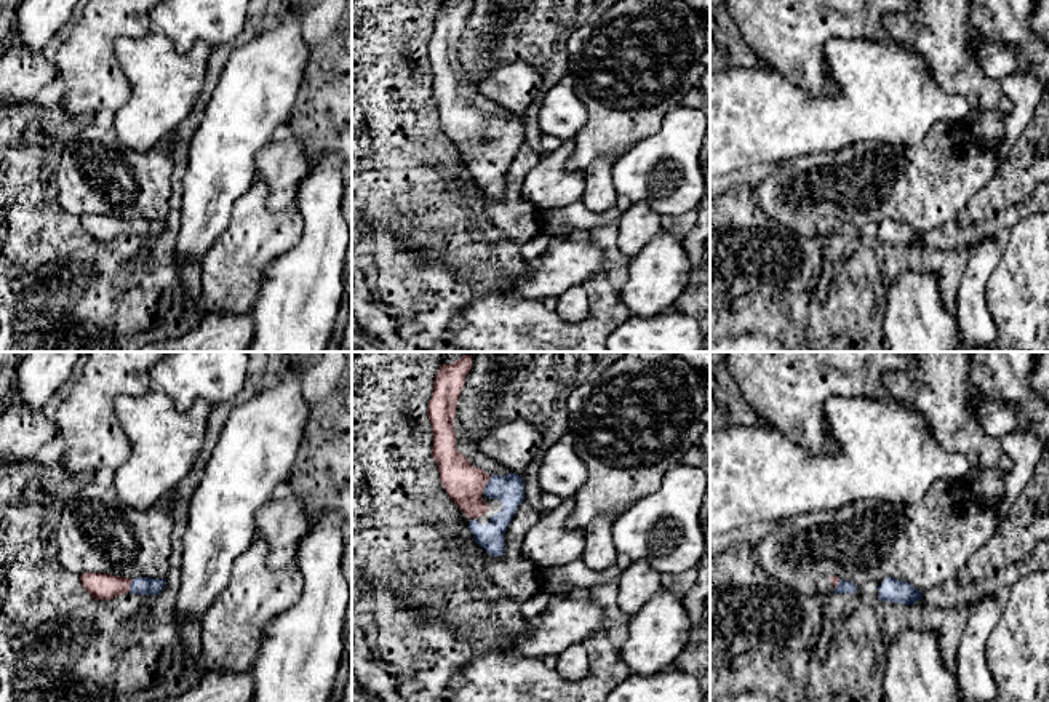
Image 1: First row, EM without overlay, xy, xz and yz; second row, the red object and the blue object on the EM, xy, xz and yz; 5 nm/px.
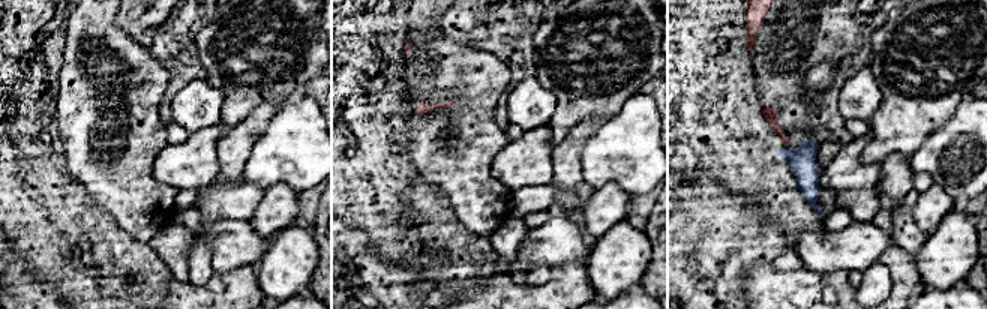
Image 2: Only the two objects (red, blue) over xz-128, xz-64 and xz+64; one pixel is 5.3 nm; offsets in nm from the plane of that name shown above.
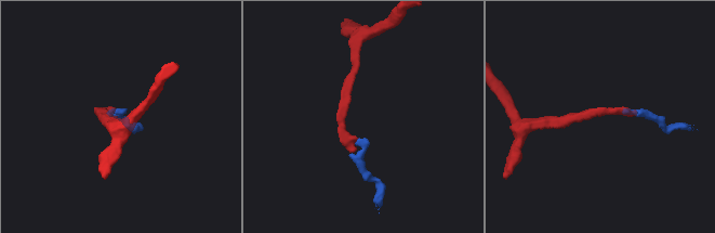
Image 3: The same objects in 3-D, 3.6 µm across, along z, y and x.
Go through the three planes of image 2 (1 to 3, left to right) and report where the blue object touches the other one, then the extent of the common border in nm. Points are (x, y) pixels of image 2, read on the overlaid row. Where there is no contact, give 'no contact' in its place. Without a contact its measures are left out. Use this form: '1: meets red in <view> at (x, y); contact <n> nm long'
1: no contact
2: no contact
3: no contact

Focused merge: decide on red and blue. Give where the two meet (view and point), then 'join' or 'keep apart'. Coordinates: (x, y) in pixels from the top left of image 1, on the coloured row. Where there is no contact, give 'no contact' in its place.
xz (486, 483) | join

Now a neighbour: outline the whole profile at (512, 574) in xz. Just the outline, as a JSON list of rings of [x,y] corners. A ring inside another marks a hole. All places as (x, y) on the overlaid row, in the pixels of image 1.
[[[523,501],[504,532],[504,555],[493,556],[481,545],[477,547],[477,566],[486,571],[493,585],[515,606],[542,588],[540,568],[523,556],[523,539],[539,518],[540,512]]]

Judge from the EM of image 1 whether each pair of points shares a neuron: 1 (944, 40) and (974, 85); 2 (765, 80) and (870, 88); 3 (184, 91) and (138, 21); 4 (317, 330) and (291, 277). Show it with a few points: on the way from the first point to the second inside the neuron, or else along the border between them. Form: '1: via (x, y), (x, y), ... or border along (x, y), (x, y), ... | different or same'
1: via (947, 51), (965, 74) | same
2: via (790, 106), (845, 107) | same
3: border along (152, 31), (141, 37), (120, 37), (114, 55) | different
4: via (304, 317), (299, 312), (299, 290) | same

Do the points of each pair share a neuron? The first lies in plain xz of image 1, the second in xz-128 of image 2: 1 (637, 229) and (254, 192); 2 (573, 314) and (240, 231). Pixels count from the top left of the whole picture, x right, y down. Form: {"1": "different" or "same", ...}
{"1": "different", "2": "different"}

